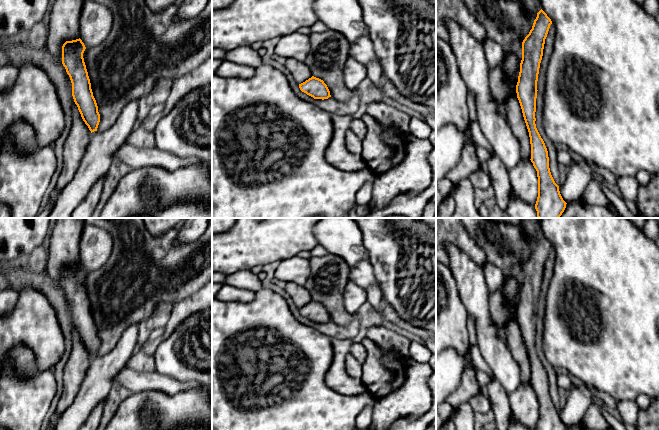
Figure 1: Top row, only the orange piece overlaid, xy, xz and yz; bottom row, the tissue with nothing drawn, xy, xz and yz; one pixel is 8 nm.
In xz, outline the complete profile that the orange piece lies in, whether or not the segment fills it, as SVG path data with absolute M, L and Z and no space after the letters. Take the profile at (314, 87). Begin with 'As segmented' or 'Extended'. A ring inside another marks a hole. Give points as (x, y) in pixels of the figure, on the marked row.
Extended. M286 59L286 70L292 75L293 79L299 84L302 92L314 99L328 99L331 97L330 91L323 80L312 75L311 70L302 61L296 59Z

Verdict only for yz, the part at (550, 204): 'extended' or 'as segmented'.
extended

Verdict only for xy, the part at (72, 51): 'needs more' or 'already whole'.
needs more

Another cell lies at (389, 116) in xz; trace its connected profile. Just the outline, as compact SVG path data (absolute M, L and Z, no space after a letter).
M370 102L367 113L385 127L394 129L402 138L409 135L409 122L411 117L402 110L383 102Z

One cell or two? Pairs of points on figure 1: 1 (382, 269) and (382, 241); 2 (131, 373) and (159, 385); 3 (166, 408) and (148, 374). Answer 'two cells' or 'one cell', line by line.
1: one cell
2: one cell
3: two cells

